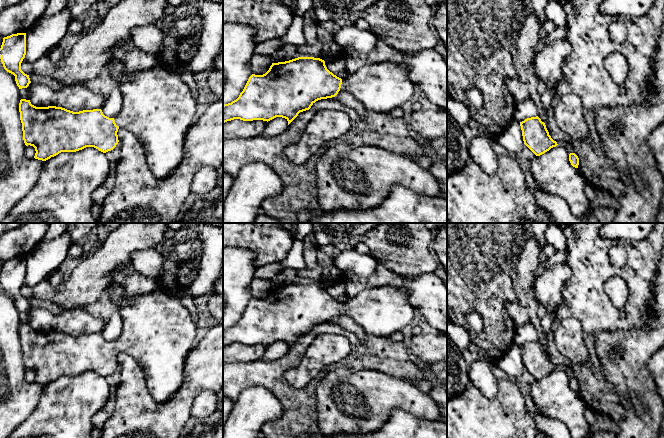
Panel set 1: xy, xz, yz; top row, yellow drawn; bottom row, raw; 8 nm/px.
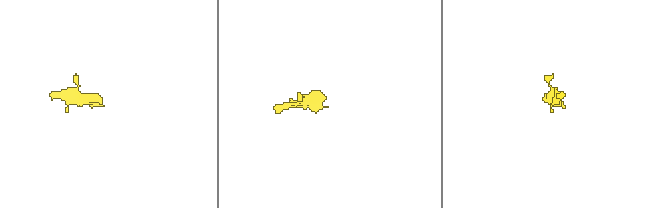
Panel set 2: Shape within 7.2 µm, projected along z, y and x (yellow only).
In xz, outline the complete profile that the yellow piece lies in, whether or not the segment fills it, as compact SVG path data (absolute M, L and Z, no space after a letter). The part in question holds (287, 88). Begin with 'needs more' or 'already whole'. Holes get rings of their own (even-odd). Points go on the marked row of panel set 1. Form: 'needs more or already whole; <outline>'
needs more; M298 57L285 62L272 63L263 75L252 74L239 97L223 105L223 123L234 119L243 121L270 121L276 117L285 118L288 125L300 112L309 110L318 100L335 97L340 90L352 94L368 112L388 113L414 100L418 90L408 78L404 65L394 62L380 62L365 65L355 73L341 79L330 72L325 61L314 57Z

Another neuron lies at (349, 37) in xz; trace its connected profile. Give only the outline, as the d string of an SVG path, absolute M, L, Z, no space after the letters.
M353 23L339 26L334 31L335 44L349 52L368 53L371 52L378 37L370 30L362 30Z

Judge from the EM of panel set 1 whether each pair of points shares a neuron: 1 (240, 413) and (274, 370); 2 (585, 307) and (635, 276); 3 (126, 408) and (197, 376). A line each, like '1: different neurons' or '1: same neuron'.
1: different neurons
2: same neuron
3: same neuron

